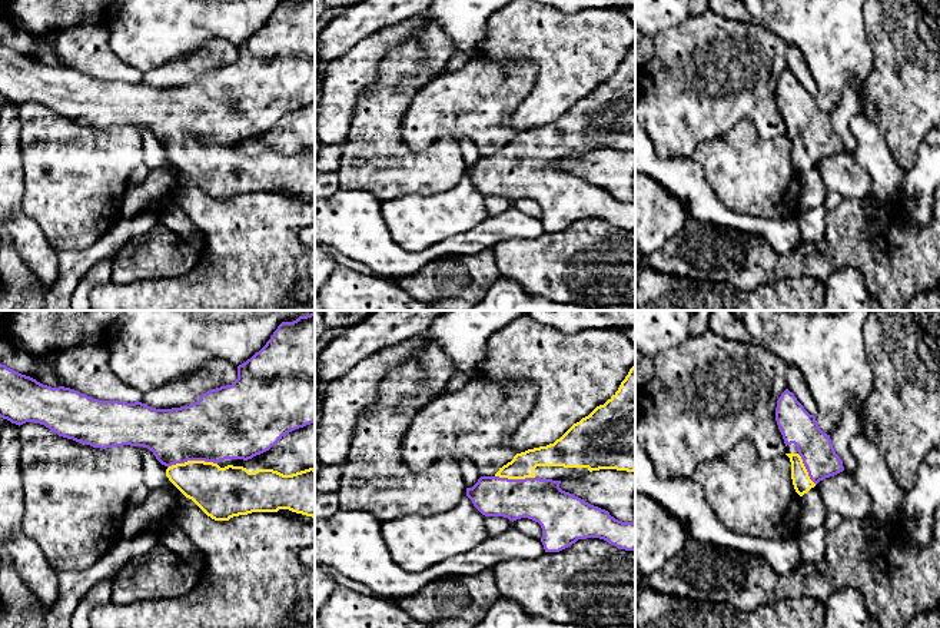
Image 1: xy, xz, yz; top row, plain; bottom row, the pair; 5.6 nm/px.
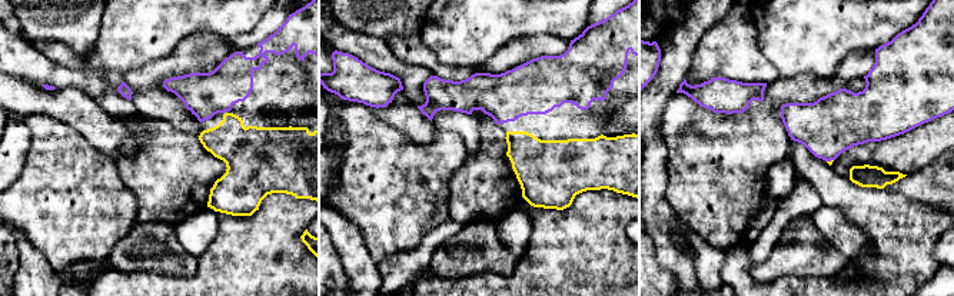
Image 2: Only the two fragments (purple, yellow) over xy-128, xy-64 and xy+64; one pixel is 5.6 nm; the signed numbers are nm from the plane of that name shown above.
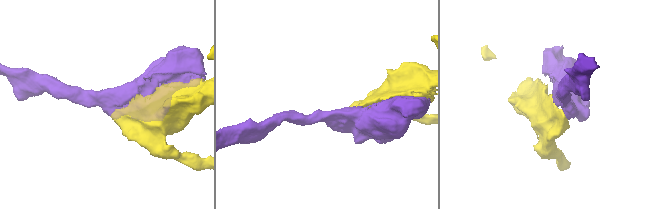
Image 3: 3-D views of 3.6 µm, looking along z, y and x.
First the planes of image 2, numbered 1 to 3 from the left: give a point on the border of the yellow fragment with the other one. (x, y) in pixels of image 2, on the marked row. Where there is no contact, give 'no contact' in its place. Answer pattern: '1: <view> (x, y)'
1: no contact
2: no contact
3: xy+64 (830, 160)

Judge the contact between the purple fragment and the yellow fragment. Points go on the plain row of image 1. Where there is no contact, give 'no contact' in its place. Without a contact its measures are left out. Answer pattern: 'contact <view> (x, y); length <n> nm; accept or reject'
contact xy (192, 139); length 280 nm; accept

